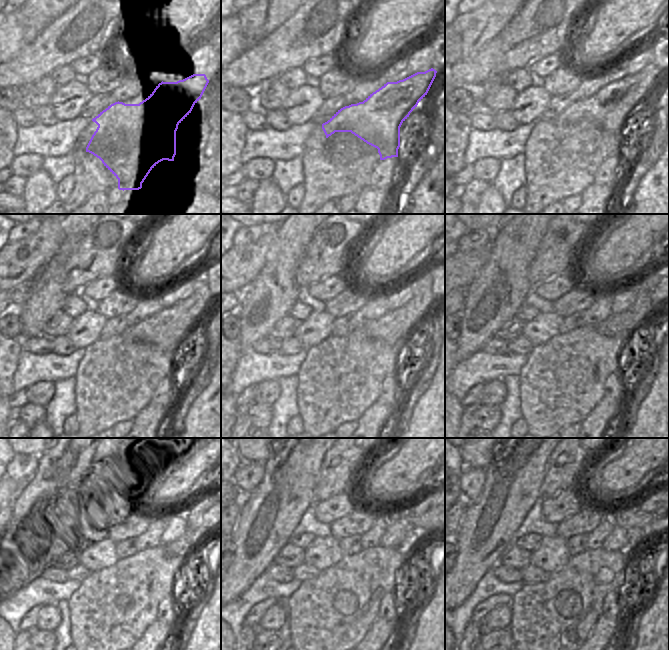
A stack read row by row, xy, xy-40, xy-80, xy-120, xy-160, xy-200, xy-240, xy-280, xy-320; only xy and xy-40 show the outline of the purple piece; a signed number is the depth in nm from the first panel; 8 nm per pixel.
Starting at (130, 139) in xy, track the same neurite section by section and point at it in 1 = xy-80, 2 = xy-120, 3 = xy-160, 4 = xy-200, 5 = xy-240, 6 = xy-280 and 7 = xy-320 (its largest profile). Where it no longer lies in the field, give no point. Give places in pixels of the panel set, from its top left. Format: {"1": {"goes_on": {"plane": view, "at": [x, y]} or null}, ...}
{"1": {"goes_on": {"plane": "xy-80", "at": [609, 109]}}, "2": {"goes_on": {"plane": "xy-120", "at": [166, 328]}}, "3": {"goes_on": {"plane": "xy-160", "at": [394, 327]}}, "4": {"goes_on": {"plane": "xy-200", "at": [622, 325]}}, "5": {"goes_on": {"plane": "xy-240", "at": [194, 532]}}, "6": {"goes_on": {"plane": "xy-280", "at": [419, 507]}}, "7": {"goes_on": {"plane": "xy-320", "at": [648, 504]}}}

